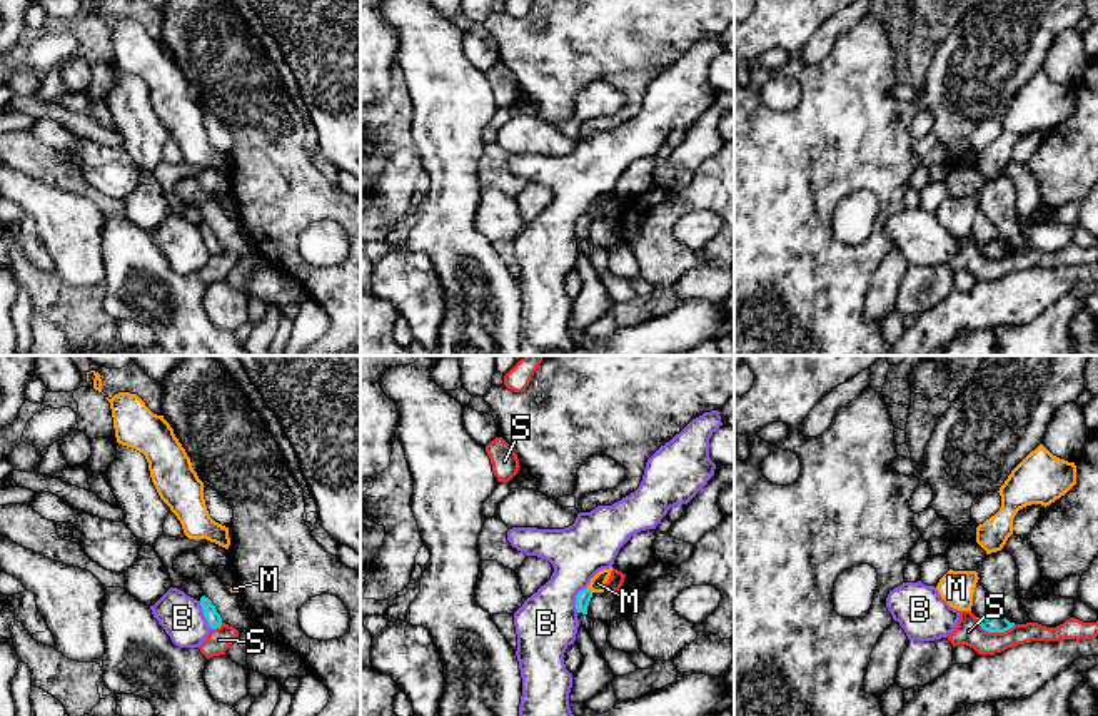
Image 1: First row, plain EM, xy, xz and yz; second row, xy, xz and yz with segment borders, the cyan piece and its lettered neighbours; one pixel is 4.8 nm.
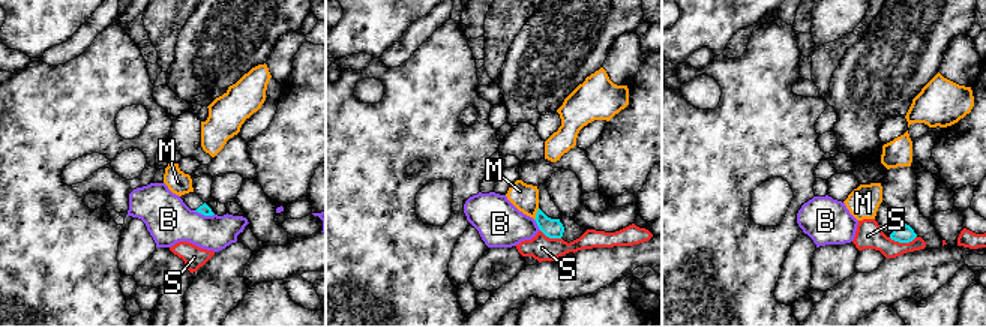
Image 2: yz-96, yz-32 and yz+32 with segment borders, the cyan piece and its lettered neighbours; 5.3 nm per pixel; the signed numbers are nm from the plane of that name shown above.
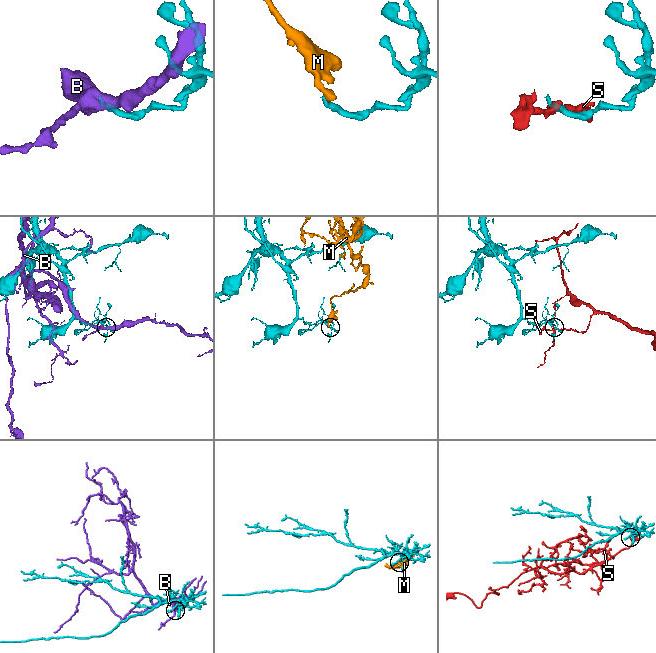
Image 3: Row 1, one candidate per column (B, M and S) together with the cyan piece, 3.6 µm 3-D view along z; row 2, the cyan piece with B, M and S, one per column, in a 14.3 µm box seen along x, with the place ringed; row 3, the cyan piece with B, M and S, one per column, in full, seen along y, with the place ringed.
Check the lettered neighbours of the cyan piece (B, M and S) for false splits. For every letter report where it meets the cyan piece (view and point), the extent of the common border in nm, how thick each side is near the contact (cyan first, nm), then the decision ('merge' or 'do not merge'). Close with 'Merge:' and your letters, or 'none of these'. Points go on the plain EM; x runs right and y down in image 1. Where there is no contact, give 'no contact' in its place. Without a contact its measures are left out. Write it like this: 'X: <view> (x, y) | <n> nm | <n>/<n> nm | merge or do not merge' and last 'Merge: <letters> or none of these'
B: xz (576, 224) | 140 nm | 70/300 nm | do not merge
M: xz (589, 216) | 40 nm | 70/80 nm | do not merge
S: yz (995, 257) | 200 nm | 90/130 nm | do not merge
Merge: none of these

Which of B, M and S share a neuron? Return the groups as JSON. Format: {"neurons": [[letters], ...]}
{"neurons": [["B"], ["M"], ["S"]]}

